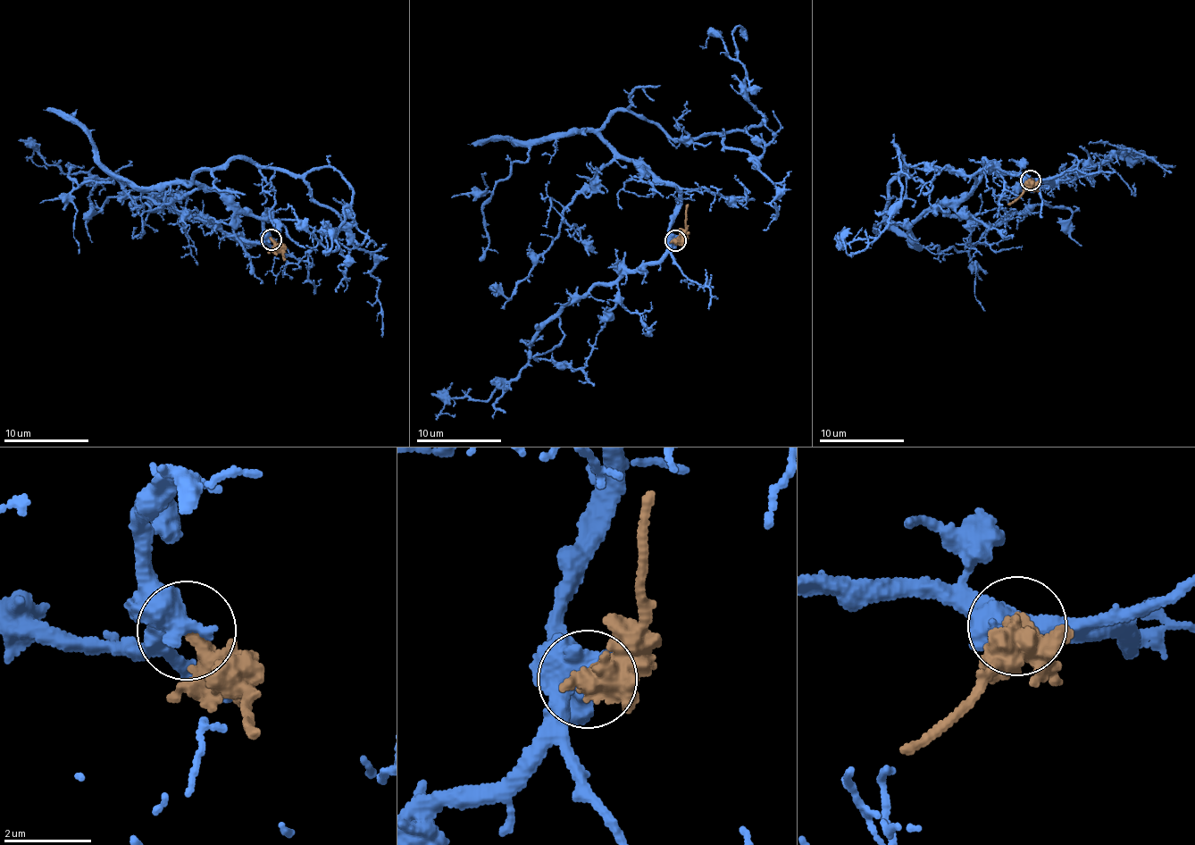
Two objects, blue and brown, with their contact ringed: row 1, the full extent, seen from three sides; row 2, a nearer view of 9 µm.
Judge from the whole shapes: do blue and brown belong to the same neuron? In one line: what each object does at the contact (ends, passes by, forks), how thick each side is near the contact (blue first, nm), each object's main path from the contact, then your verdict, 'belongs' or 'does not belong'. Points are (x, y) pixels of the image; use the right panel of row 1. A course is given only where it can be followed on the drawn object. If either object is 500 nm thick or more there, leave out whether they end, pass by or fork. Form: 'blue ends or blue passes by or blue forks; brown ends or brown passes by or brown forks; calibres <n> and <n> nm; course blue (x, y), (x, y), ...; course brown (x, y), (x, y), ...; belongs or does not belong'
blue passes by; brown ends; calibres 480 and 360 nm; course blue (1030, 180), (983, 176), (898, 226), (883, 208), (903, 174), (896, 143), (898, 210), (875, 239), (845, 235); course brown (1030, 180), (1024, 192), (1007, 204); does not belong

